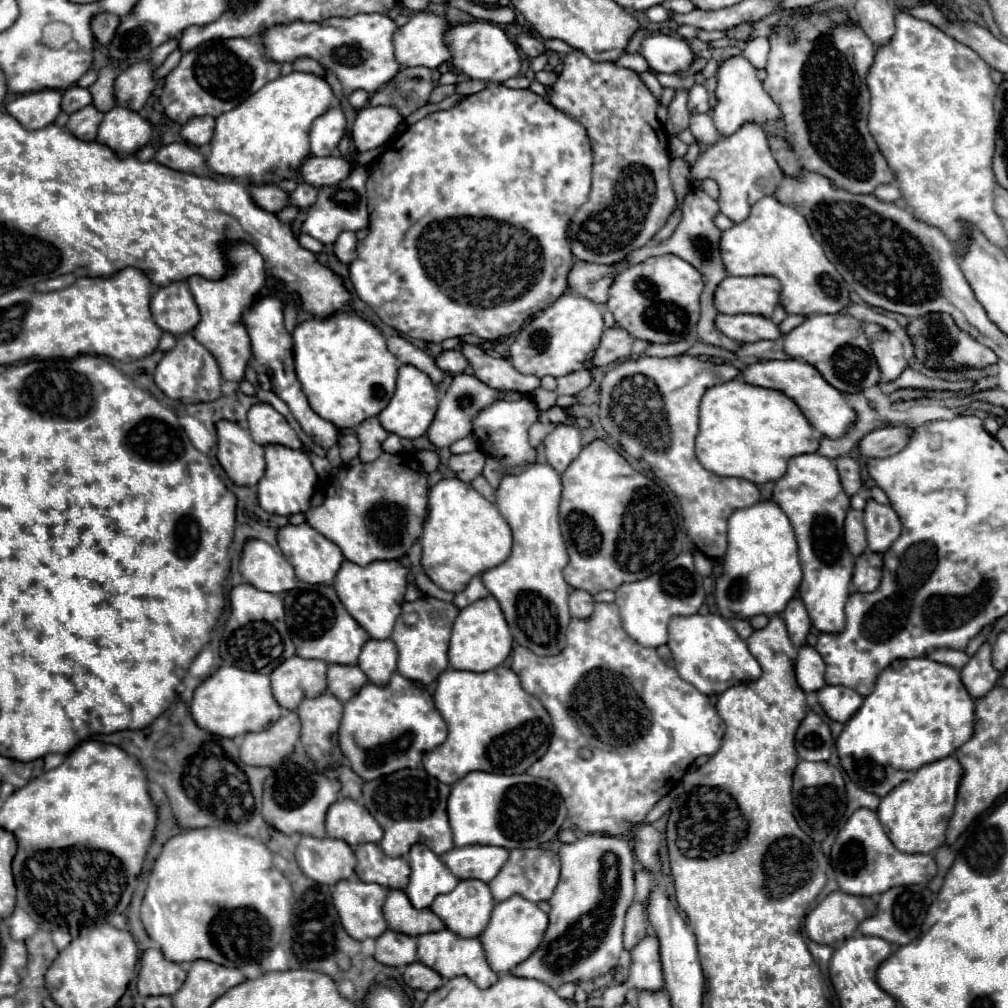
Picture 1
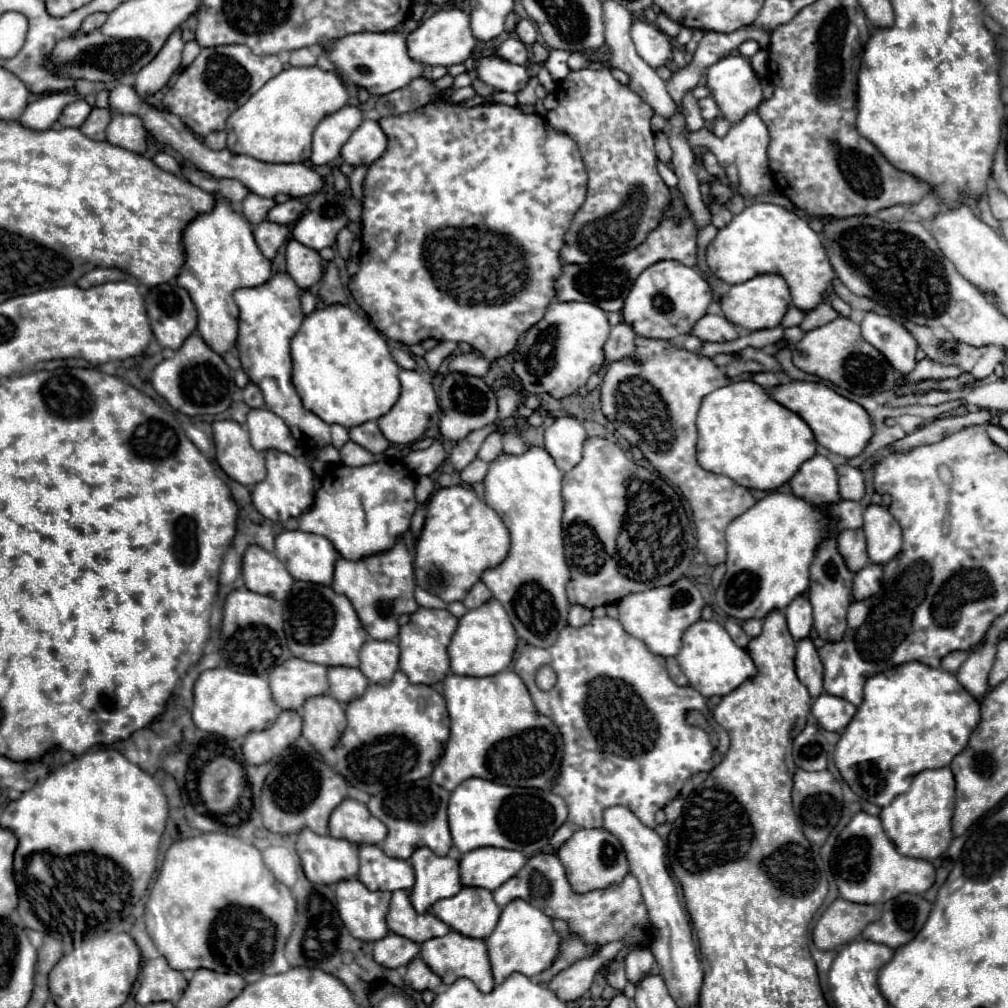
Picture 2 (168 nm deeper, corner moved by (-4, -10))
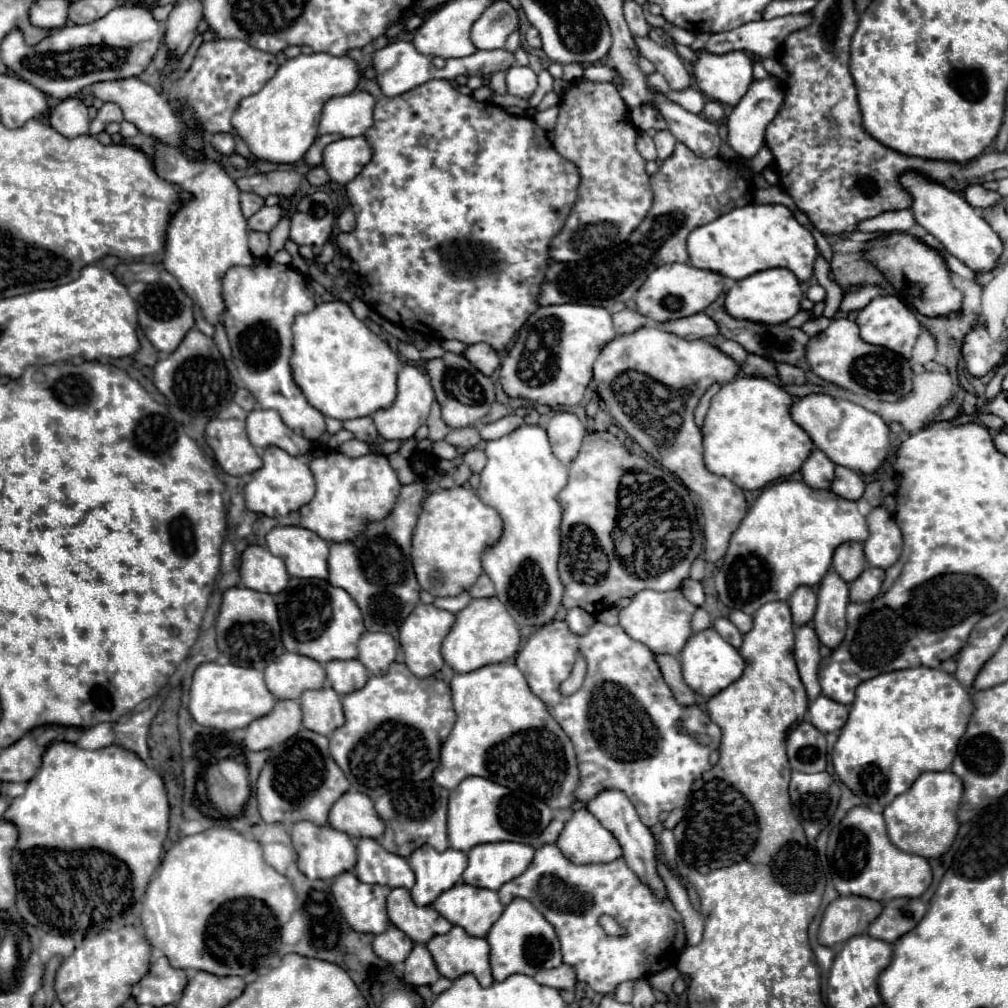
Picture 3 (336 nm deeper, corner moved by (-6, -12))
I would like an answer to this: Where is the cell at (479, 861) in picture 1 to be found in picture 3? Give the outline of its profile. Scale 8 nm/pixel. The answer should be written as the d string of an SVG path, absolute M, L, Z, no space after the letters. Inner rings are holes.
M497 841L475 845L469 851L469 865L463 871L463 881L475 887L499 889L511 877L519 877L531 863L535 849L525 843Z

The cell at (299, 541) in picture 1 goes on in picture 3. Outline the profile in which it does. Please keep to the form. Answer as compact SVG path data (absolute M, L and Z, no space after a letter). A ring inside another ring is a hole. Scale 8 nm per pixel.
M273 527L267 537L267 549L283 557L291 577L327 579L327 541L305 527Z

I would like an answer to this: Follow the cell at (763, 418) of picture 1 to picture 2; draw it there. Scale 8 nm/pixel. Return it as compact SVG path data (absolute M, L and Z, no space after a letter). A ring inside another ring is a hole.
M737 381L709 393L699 409L697 431L699 465L747 489L775 491L787 483L817 449L809 425L797 413L771 399L767 391L753 381Z

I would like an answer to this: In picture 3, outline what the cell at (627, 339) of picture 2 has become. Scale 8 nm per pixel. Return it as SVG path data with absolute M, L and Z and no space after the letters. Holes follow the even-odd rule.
M621 309L621 311L613 313L613 325L615 325L615 331L617 331L619 335L631 333L631 331L635 331L635 329L647 325L647 323L649 323L649 319L643 317L643 315L641 315L639 311L635 311L635 309Z

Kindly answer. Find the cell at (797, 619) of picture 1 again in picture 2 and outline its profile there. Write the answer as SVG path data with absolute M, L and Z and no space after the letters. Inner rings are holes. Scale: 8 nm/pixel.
M799 595L787 609L785 609L789 633L795 641L807 639L813 629L813 609L809 607L809 599Z

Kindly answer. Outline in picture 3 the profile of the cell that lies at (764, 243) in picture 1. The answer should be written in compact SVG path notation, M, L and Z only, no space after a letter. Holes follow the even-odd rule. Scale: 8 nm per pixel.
M749 203L717 217L707 225L695 227L687 237L687 253L693 267L715 269L735 281L773 267L791 269L801 281L807 281L813 275L819 251L811 231L797 223L785 205Z

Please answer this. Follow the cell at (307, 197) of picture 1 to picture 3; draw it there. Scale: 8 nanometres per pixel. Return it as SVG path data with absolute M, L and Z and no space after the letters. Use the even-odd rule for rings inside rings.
M261 207L255 215L251 215L247 219L247 229L249 231L271 231L279 219L283 217L283 209L281 207Z

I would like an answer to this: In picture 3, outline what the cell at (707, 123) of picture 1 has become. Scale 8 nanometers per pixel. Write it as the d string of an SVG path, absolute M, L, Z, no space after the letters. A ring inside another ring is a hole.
M633 37L639 53L647 57L655 69L667 79L669 87L675 91L687 89L691 83L691 73L687 65L681 61L681 57L671 49L655 43L651 37Z

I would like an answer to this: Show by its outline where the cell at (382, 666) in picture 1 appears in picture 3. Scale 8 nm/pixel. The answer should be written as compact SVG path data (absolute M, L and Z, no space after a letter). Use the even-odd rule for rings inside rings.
M363 633L357 641L359 661L369 673L387 673L389 665L397 657L397 641L389 633Z

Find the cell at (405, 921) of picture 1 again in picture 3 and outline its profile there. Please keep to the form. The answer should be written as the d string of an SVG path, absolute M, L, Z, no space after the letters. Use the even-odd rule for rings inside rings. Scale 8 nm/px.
M391 889L387 895L387 915L389 921L403 929L407 937L411 937L415 943L427 943L431 937L439 933L447 933L453 925L441 917L431 905L417 907L409 895L407 889Z

